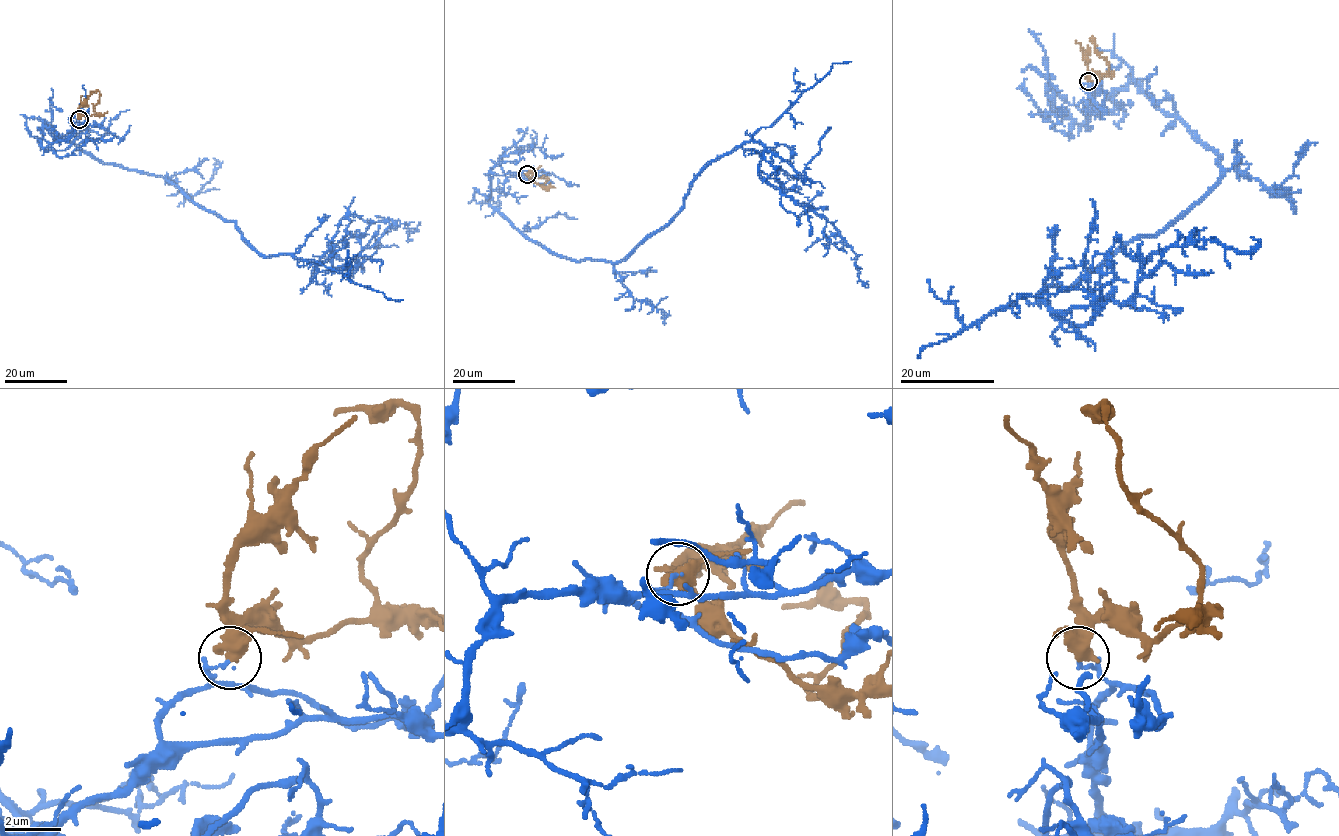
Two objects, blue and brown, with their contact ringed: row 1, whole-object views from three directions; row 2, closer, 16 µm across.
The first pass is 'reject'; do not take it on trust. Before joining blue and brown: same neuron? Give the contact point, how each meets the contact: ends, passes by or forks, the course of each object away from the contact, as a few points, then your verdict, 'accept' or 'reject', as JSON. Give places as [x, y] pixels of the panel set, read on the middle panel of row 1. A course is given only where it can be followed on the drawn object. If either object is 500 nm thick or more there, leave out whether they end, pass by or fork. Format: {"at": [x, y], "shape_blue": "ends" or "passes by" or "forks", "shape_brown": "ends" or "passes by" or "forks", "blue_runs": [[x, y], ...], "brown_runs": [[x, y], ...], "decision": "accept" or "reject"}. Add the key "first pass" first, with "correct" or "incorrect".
{"first pass": "correct", "at": [527, 174], "shape_blue": "ends", "shape_brown": "passes by", "blue_runs": [[527, 174], [489, 203], [554, 252], [619, 262], [709, 164], [758, 141], [760, 176], [830, 221], [868, 280]], "brown_runs": [[527, 174], [541, 188], [548, 177], [538, 178]], "decision": "reject"}

